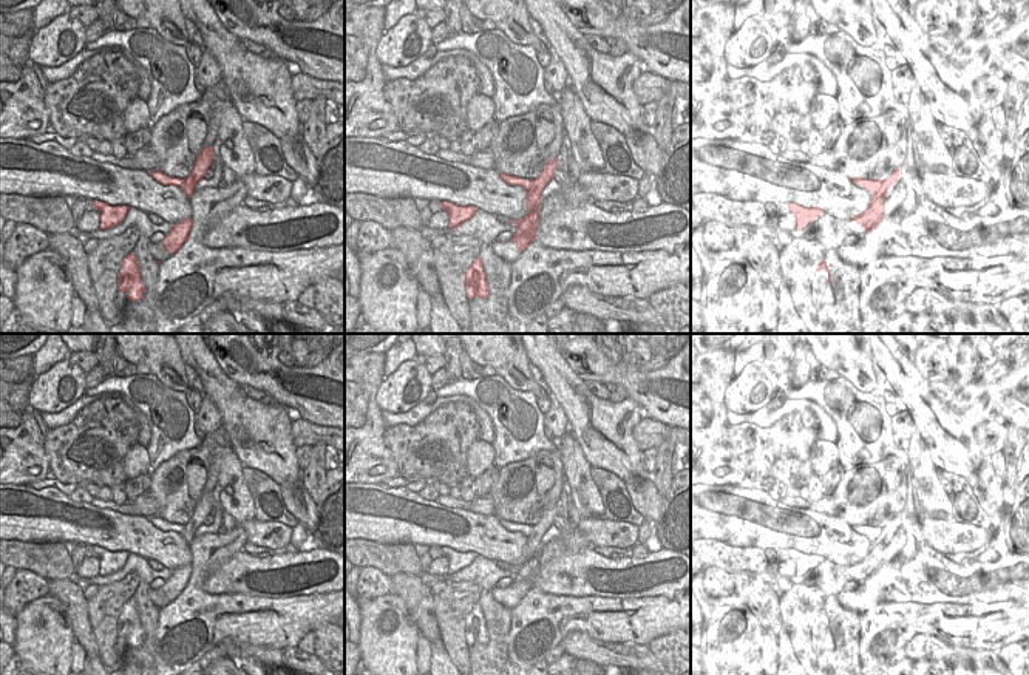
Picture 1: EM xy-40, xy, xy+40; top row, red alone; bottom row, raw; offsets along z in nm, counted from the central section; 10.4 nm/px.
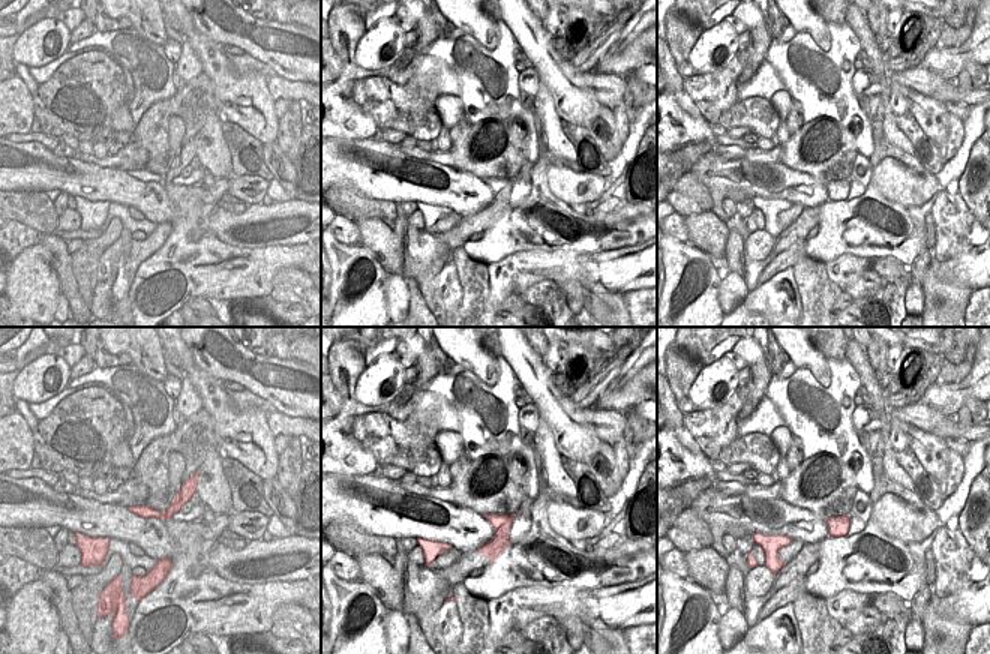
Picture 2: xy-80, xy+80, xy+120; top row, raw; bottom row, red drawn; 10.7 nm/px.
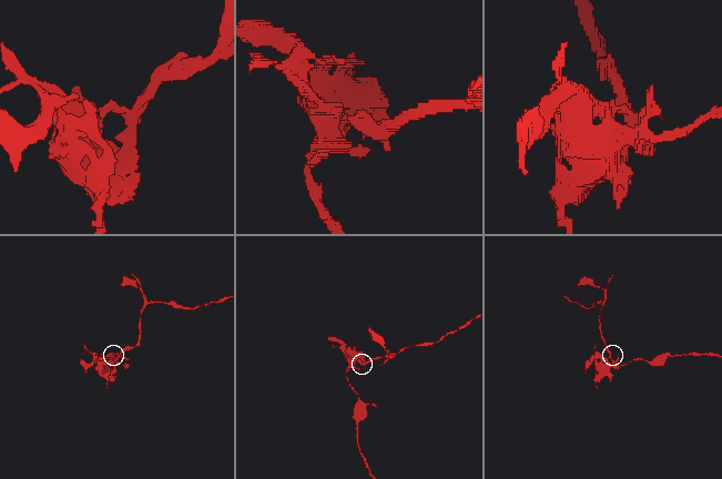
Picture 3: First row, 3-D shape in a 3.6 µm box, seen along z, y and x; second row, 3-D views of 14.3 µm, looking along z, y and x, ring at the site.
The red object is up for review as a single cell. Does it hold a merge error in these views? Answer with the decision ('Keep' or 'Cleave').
Cleave

